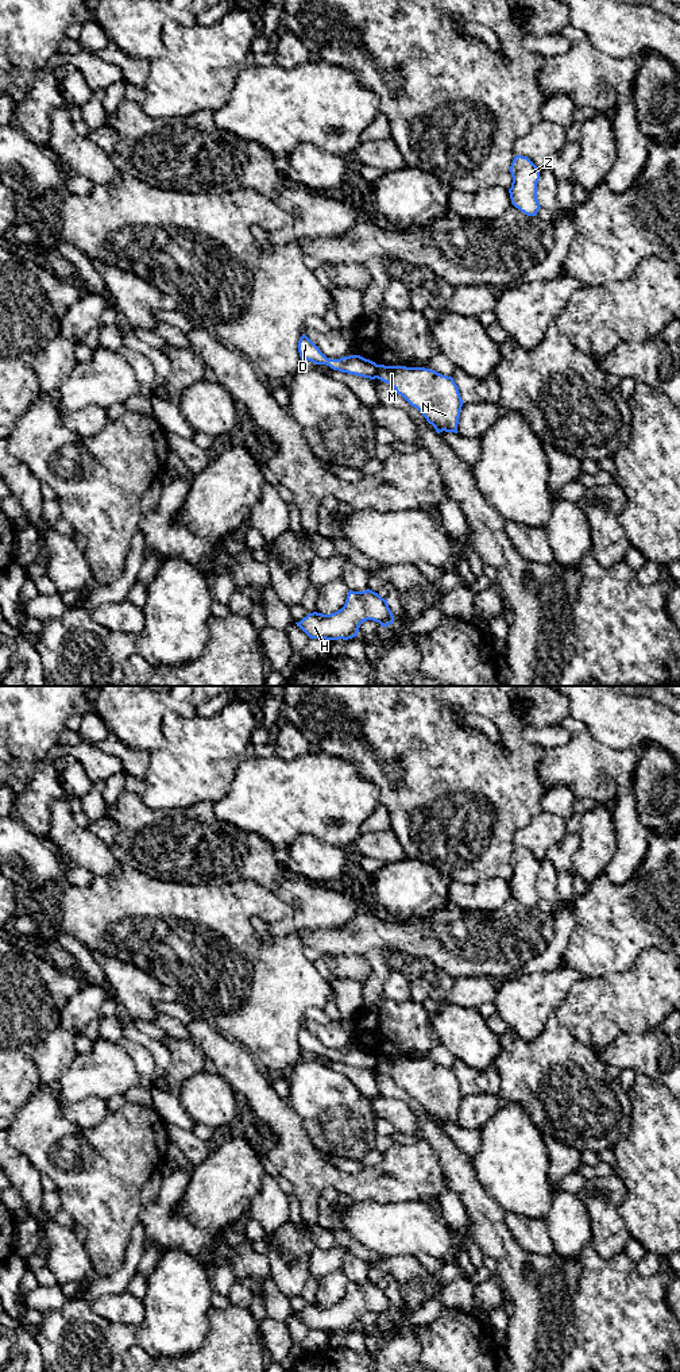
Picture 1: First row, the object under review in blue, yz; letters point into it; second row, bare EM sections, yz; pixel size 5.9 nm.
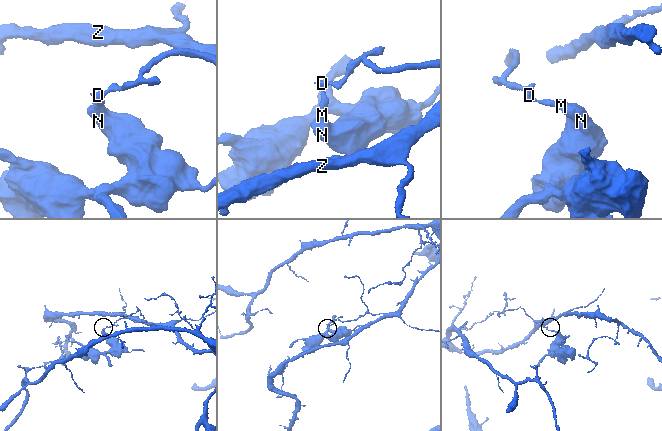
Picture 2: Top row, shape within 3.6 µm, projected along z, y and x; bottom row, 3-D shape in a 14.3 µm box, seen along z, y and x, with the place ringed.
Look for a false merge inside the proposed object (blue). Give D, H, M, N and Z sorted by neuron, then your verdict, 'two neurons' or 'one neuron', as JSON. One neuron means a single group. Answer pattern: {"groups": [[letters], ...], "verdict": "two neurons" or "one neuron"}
{"groups": [["D", "Z"], ["H", "M", "N"]], "verdict": "two neurons"}

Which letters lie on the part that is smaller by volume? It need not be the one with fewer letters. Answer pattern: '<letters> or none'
H, M, N

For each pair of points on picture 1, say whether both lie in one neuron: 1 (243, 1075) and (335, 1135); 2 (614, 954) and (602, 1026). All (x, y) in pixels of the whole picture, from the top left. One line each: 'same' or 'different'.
1: different
2: different

